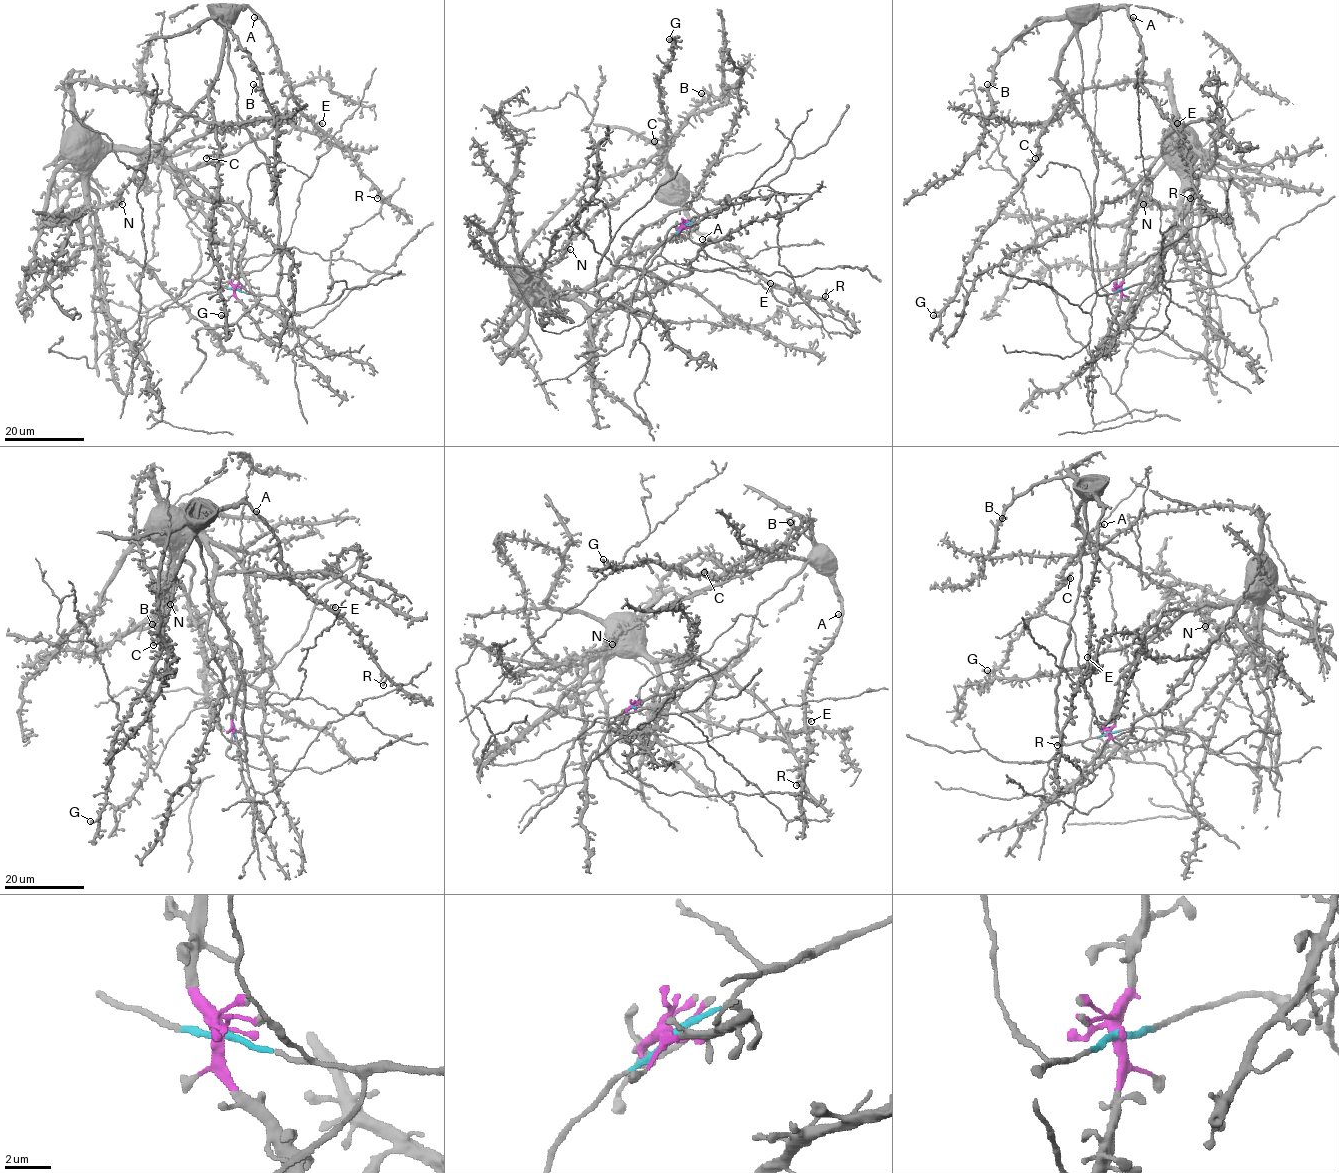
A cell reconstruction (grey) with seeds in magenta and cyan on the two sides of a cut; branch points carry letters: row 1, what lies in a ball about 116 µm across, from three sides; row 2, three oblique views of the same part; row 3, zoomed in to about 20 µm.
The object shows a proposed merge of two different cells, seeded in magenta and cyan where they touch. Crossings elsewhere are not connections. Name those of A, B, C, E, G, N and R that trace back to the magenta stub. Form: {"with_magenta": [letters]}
{"with_magenta": []}

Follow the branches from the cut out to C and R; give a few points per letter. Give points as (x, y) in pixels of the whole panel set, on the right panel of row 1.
C: (1120, 289), (1095, 288), (1097, 160), (1074, 34), (1058, 68), (1063, 98), (1036, 157)
R: (1120, 289), (1100, 295), (1092, 269), (1077, 30), (1100, 10), (1125, 8), (1136, 26), (1189, 198)

